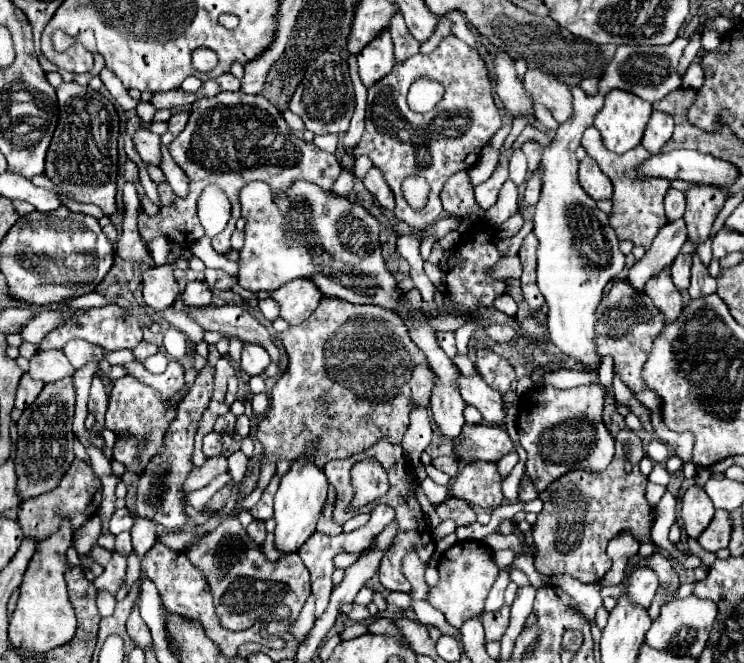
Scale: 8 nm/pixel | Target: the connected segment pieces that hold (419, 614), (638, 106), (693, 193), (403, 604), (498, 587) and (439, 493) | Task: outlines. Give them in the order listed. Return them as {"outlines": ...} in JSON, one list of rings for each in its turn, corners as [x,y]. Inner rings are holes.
{"outlines":[[[[412,600],[412,608],[416,612],[416,618],[422,622],[422,624],[434,624],[436,628],[440,628],[442,634],[448,634],[456,640],[460,640],[460,628],[454,628],[454,626],[448,626],[446,624],[446,618],[440,614],[440,610],[436,610],[434,606],[426,604],[426,602],[414,602]]],[[[614,88],[604,96],[604,106],[594,116],[594,126],[600,130],[608,150],[624,154],[640,144],[650,112],[652,104],[632,92]]],[[[702,184],[686,192],[684,222],[690,242],[702,244],[708,240],[712,224],[722,210],[726,198],[728,196],[724,196],[724,192],[716,192],[716,188],[704,188]]],[[[388,592],[386,602],[388,604],[394,604],[396,608],[408,610],[410,608],[410,594],[406,594],[406,592]]],[[[502,570],[500,576],[498,576],[498,580],[496,580],[496,584],[492,586],[492,592],[486,598],[484,612],[498,612],[504,606],[504,590],[506,590],[508,582],[510,582],[510,576],[508,576],[506,570]]],[[[424,478],[424,480],[420,482],[420,488],[424,490],[424,494],[426,494],[426,498],[430,500],[430,504],[440,504],[440,502],[448,496],[446,486],[434,484],[430,478]]]]}

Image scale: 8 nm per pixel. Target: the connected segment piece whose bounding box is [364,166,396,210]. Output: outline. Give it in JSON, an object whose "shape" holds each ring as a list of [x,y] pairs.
{"shape":[[[373,166],[368,171],[366,178],[364,178],[364,186],[366,186],[368,192],[378,200],[378,204],[380,204],[382,208],[394,210],[394,204],[396,204],[396,202],[394,202],[394,194],[392,194],[392,190],[388,188],[388,182],[386,182],[386,178],[384,178],[384,174],[382,174],[380,168]]]}

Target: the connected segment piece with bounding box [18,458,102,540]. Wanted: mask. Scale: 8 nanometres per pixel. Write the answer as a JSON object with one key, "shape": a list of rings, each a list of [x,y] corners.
{"shape":[[[74,458],[72,466],[68,468],[68,472],[64,474],[64,478],[60,480],[60,484],[54,490],[22,502],[22,508],[18,512],[18,522],[24,530],[24,536],[44,540],[60,528],[62,518],[70,518],[74,530],[78,526],[82,526],[90,516],[96,514],[96,510],[100,508],[100,500],[102,500],[100,480],[94,476],[94,472],[90,470],[90,466],[84,460]]]}

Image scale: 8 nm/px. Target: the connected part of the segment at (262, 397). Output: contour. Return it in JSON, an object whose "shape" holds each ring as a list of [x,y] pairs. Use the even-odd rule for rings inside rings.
{"shape":[[[262,392],[262,394],[254,394],[252,396],[252,410],[256,416],[264,416],[269,409],[270,402],[268,396]]]}

